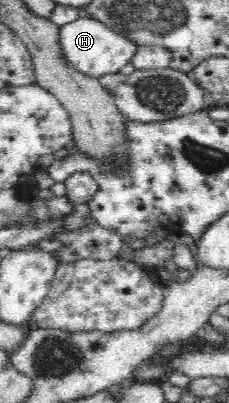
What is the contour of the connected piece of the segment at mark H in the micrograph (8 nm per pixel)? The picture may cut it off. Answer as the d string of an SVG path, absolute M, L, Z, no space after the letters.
M79 18L73 22L57 26L58 49L62 54L61 60L69 65L74 72L81 76L100 79L108 74L117 74L119 70L135 55L137 46L127 38L115 34L105 28L101 22L95 22L89 18Z

